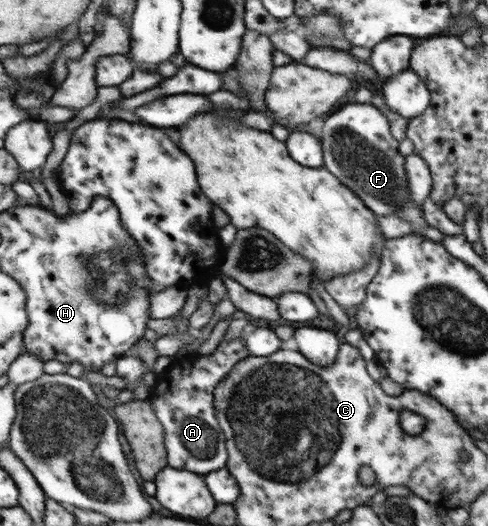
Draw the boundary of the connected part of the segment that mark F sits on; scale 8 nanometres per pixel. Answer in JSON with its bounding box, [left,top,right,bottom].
[322,103,427,229]

